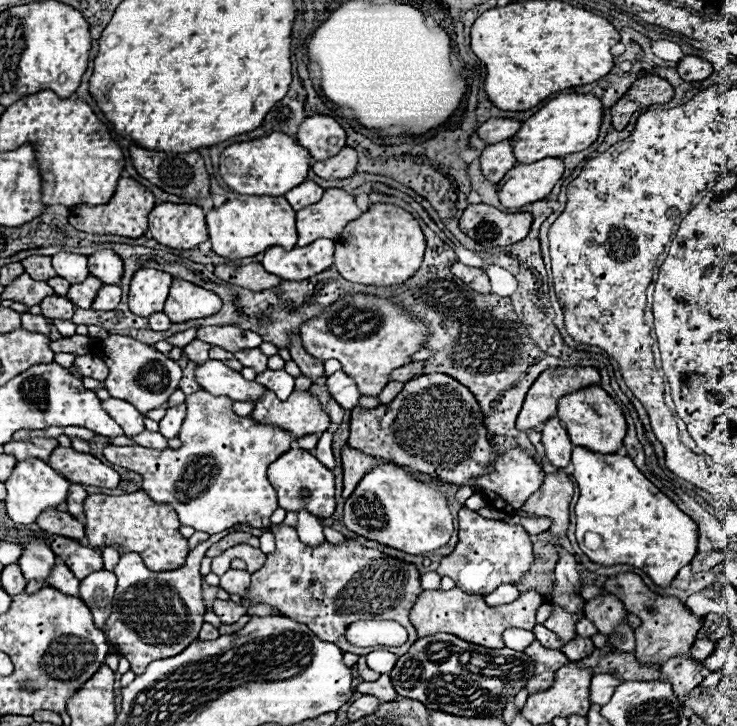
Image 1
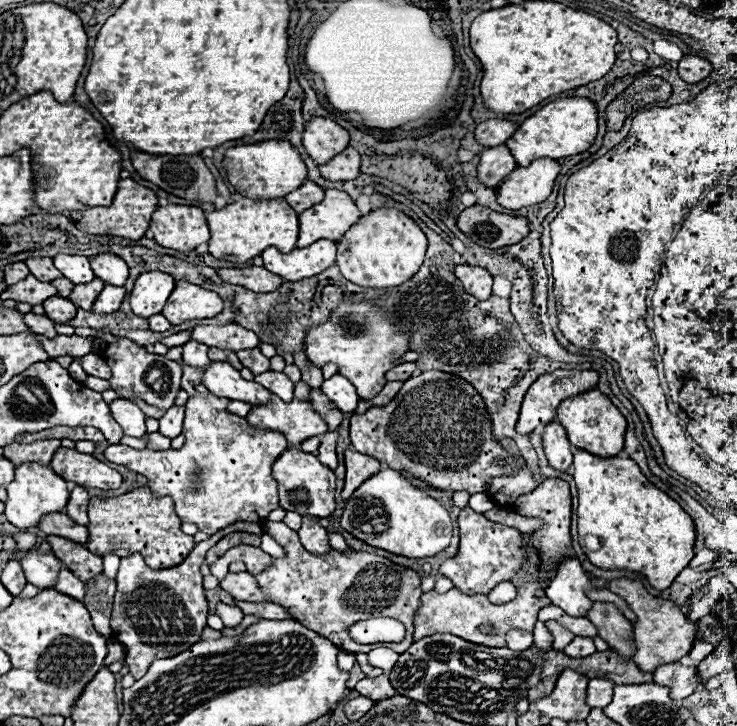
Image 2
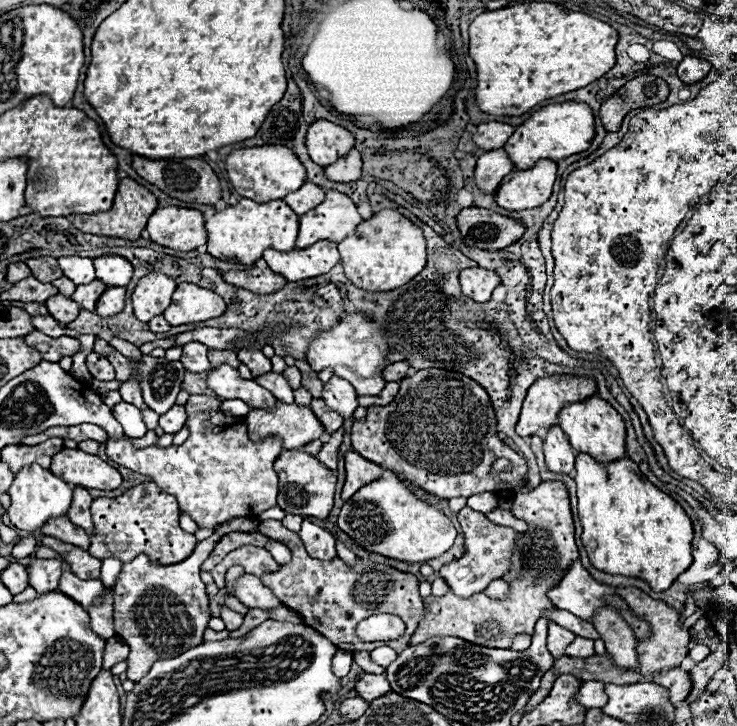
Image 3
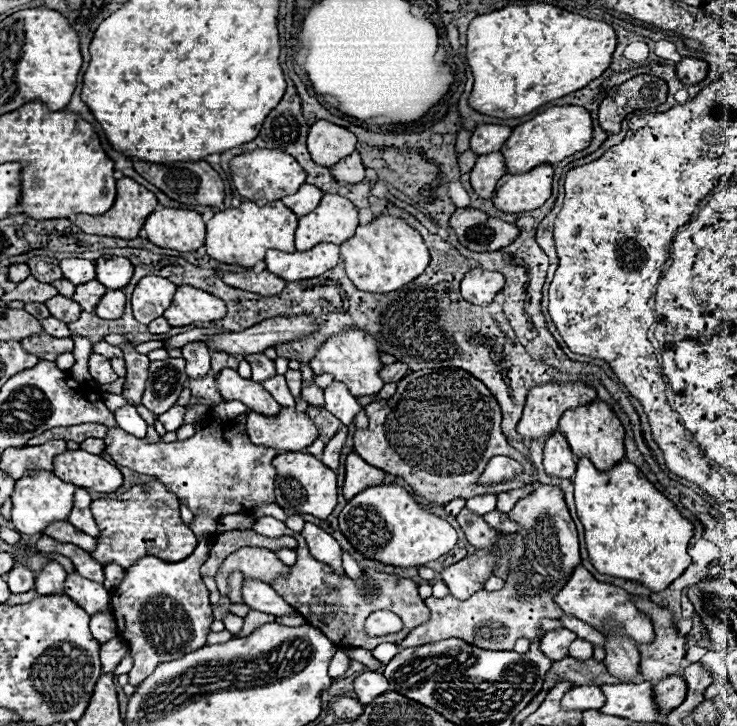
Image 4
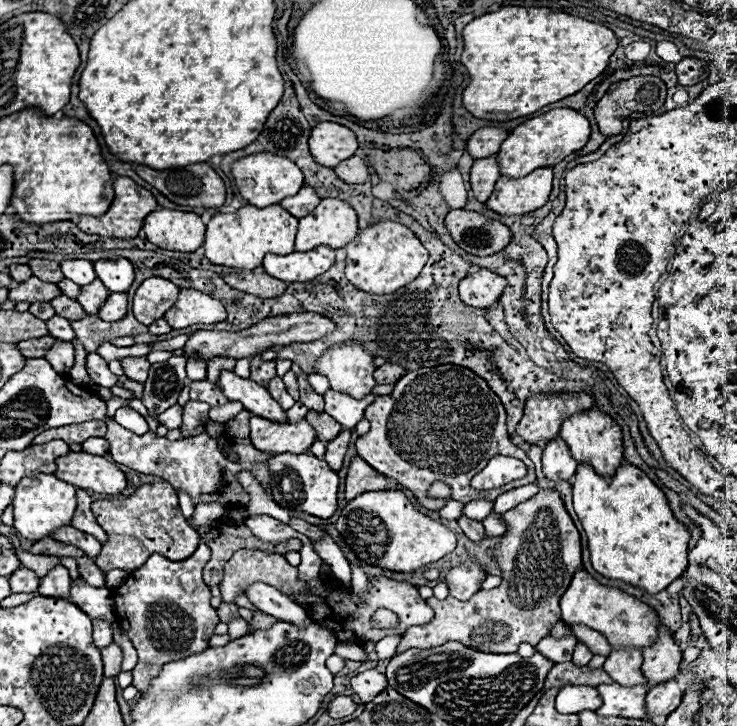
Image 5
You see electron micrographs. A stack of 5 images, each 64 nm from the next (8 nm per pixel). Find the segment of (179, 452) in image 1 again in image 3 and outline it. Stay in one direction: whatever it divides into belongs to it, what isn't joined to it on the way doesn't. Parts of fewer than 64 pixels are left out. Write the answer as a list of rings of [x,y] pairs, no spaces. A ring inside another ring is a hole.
[[[200,394],[190,396],[190,400],[186,404],[186,412],[188,412],[186,426],[190,430],[190,436],[182,446],[168,446],[168,448],[148,446],[148,448],[138,450],[128,442],[128,438],[106,442],[106,454],[110,460],[114,460],[116,464],[126,466],[134,472],[150,476],[158,488],[162,488],[166,494],[176,496],[180,512],[188,514],[200,528],[212,528],[212,530],[228,520],[234,520],[234,518],[248,518],[248,516],[256,518],[264,510],[270,510],[276,506],[278,480],[276,480],[276,472],[272,468],[272,460],[276,460],[276,456],[282,452],[282,440],[278,436],[250,440],[244,418],[226,416],[226,414],[222,414],[220,406],[222,406],[222,398],[200,396]]]

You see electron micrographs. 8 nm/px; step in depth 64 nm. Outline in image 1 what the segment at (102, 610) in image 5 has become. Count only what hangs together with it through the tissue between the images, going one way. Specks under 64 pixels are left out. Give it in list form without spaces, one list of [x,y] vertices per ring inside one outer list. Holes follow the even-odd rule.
[[[58,562],[58,564],[52,568],[52,574],[50,574],[50,578],[48,578],[48,584],[60,592],[64,592],[64,594],[78,596],[78,584],[80,584],[80,580],[76,580],[76,578],[72,576],[72,572],[68,570],[68,566],[62,564],[62,562]]]

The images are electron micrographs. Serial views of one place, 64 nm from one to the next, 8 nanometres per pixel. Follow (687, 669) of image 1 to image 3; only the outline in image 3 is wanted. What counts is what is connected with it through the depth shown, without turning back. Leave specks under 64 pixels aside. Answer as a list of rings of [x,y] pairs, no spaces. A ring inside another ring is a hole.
[[[670,668],[666,672],[658,672],[654,676],[654,682],[660,684],[660,686],[664,686],[664,688],[668,688],[672,704],[678,704],[678,702],[686,700],[688,694],[692,692],[690,672],[686,672],[682,668]]]

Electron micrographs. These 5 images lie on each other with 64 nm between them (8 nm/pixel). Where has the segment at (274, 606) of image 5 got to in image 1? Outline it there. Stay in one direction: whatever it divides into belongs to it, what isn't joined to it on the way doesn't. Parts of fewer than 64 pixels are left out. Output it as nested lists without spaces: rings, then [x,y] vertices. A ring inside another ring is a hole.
[[[228,570],[220,576],[220,588],[230,594],[246,596],[246,590],[250,588],[250,574],[246,570]]]

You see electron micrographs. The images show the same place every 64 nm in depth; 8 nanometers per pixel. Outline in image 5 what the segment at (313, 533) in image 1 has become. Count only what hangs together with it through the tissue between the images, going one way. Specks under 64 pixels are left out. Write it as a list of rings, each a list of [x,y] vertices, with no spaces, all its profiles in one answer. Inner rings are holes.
[[[324,534],[322,540],[312,540],[312,546],[314,546],[316,554],[332,568],[334,576],[336,576],[346,588],[350,588],[350,566],[348,566],[348,560],[346,560],[346,556],[342,554],[340,546],[332,540],[332,536]]]

